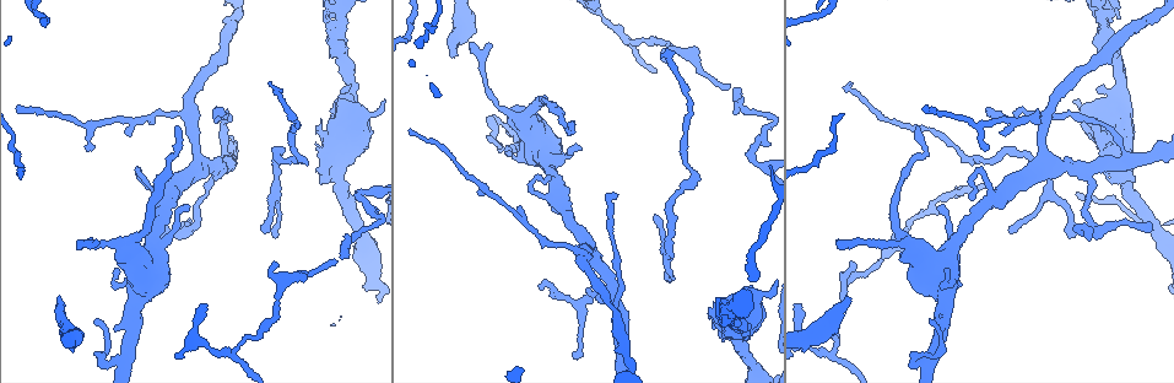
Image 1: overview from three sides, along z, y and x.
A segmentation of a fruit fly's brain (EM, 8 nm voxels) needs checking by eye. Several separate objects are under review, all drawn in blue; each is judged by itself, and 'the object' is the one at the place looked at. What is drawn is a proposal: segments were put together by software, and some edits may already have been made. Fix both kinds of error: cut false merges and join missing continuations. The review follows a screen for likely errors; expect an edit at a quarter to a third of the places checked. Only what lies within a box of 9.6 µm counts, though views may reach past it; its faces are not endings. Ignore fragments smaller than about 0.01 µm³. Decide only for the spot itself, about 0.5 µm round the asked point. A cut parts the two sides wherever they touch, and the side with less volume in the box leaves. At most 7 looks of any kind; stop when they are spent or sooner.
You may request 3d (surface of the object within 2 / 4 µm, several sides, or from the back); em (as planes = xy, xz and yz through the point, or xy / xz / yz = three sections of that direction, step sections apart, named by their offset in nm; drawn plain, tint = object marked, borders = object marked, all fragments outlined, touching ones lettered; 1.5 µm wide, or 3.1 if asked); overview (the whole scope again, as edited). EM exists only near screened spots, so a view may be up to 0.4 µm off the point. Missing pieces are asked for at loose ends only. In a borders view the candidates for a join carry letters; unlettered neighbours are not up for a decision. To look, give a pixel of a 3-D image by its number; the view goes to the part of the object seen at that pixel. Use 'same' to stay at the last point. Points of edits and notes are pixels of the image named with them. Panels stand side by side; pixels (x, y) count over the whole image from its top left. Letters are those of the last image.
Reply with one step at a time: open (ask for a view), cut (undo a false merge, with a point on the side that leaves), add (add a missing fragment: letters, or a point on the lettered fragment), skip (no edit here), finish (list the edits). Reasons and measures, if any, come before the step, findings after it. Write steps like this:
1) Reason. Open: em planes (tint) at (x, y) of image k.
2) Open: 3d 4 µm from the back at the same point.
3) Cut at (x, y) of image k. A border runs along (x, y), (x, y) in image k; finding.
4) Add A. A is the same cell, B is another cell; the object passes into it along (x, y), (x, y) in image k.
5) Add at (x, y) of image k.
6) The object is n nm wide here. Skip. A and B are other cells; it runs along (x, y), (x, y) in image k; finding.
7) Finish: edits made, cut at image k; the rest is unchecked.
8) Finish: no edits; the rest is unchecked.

Free end. Open: em planes (borders) at (846, 296) of image 1.

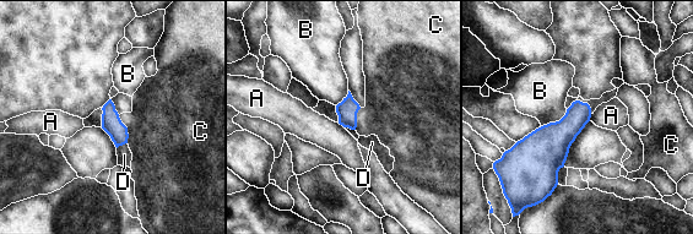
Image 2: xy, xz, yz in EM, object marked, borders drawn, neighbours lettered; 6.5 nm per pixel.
Skip. A, B, C and D are other cells; a border runs along (567, 109), (558, 120), (541, 126) in image 2; no lettered fragment goes on from it.

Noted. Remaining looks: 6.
An open end. Open: em planes (tint) at (93, 322) of image 1.

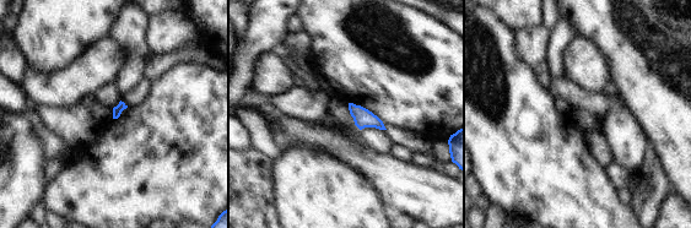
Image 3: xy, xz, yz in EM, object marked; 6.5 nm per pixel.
Open: em planes (borders) at the same point.

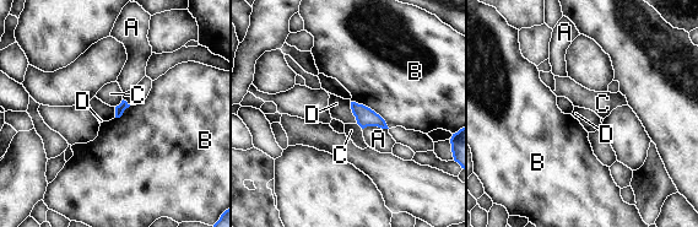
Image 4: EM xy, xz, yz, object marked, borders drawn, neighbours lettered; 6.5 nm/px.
Skip. A, B, C and D are other cells; a border runs along (350, 102), (350, 108), (357, 123) in image 4; no lettered fragment goes on from it.

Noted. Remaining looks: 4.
Sharp bend. Open: em planes (borders) at (926, 147) of image 1.

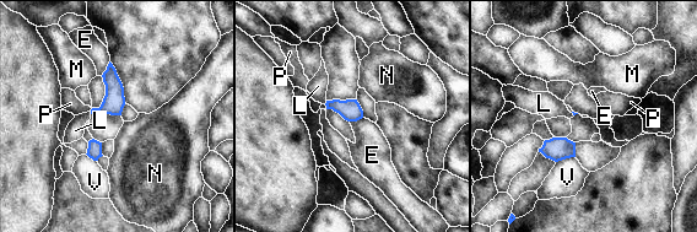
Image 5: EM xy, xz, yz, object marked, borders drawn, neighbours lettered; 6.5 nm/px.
The object is 140 nm wide here. Skip. E, L, M, N, P and V are other cells; a border runs along (109, 60), (101, 75) in image 5; one cell here.

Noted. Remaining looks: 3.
Finish: no edits; the rest is unchecked.

